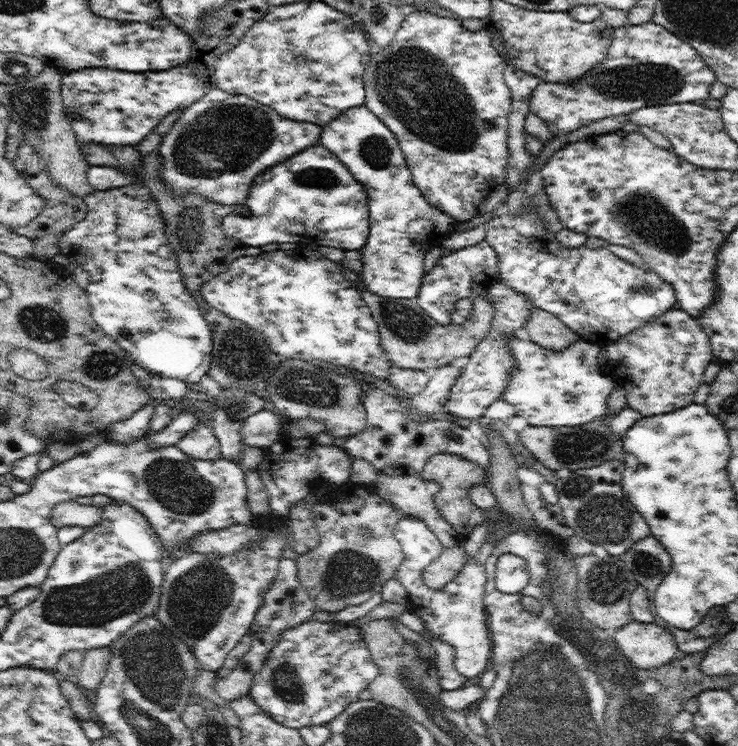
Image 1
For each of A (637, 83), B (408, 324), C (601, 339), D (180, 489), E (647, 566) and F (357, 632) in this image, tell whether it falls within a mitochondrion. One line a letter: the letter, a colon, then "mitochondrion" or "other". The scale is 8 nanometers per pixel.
A: mitochondrion
B: mitochondrion
C: other
D: mitochondrion
E: mitochondrion
F: other

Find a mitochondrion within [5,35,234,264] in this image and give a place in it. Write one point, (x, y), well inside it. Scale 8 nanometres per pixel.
(32, 104)

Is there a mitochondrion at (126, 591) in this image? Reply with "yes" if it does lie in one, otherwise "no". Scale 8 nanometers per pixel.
yes

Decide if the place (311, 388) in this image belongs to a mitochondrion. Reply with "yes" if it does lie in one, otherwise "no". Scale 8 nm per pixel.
yes

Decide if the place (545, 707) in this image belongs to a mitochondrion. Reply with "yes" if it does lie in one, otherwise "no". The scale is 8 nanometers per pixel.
yes

